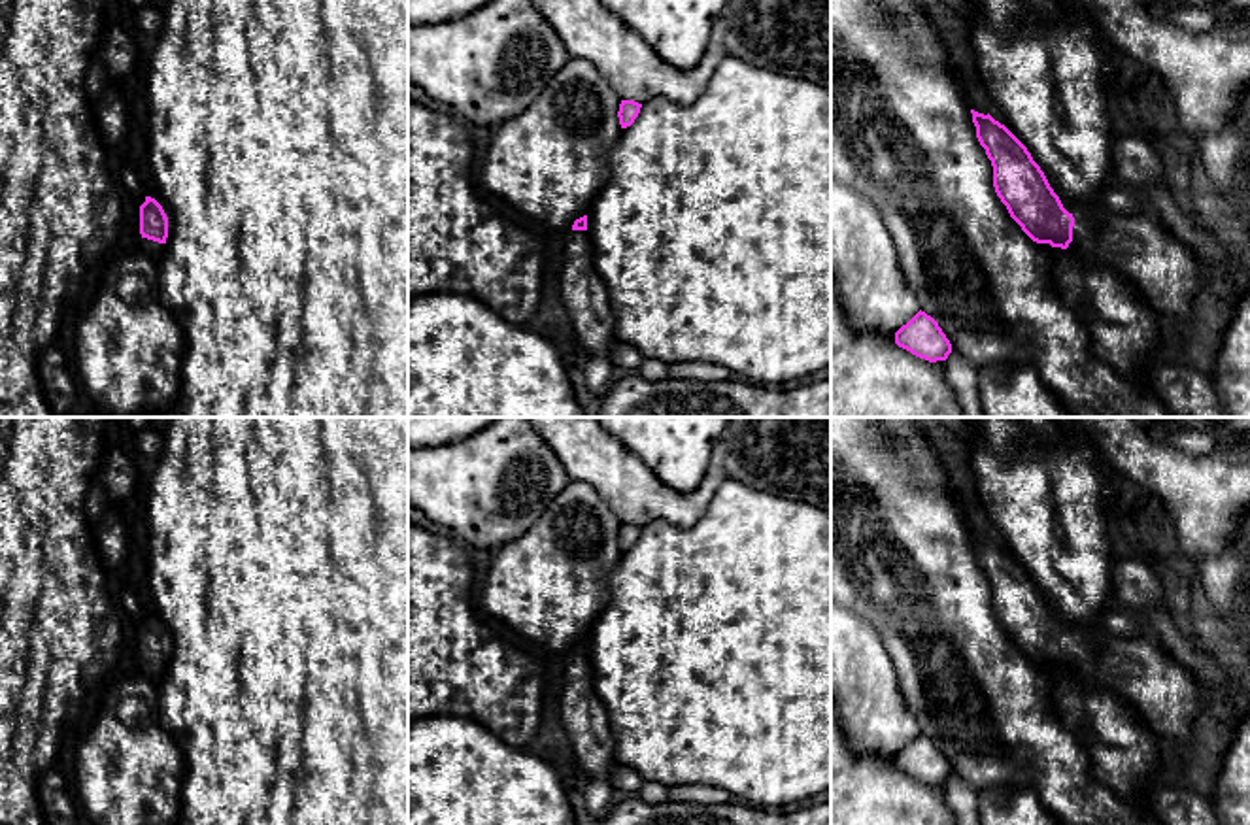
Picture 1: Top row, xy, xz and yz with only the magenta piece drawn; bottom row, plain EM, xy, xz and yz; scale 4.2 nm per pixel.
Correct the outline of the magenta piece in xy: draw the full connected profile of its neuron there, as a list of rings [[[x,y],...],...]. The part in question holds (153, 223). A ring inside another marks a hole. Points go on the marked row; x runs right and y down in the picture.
[[[151,196],[140,206],[140,234],[142,247],[159,262],[166,251],[168,217]]]

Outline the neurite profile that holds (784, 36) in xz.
[[[729,0],[723,15],[729,57],[831,91],[831,0]]]

